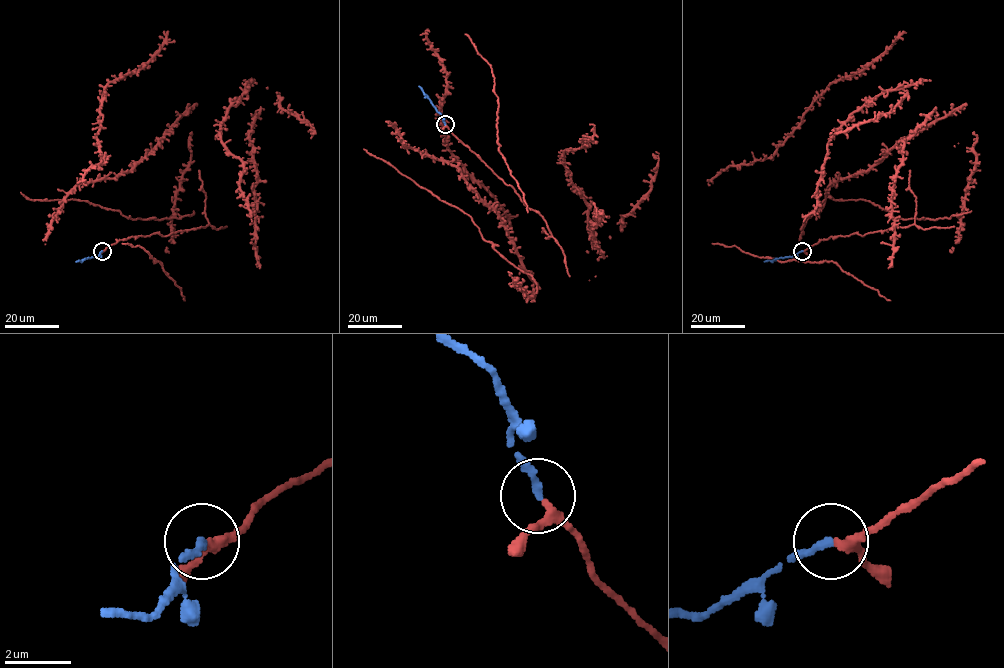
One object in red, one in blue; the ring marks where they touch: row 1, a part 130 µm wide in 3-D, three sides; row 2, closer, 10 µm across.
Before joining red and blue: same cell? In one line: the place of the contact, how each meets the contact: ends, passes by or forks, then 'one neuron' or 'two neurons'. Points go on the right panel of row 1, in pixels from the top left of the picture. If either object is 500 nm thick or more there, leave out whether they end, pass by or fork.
place (802, 251); red passes by; blue ends; one neuron

